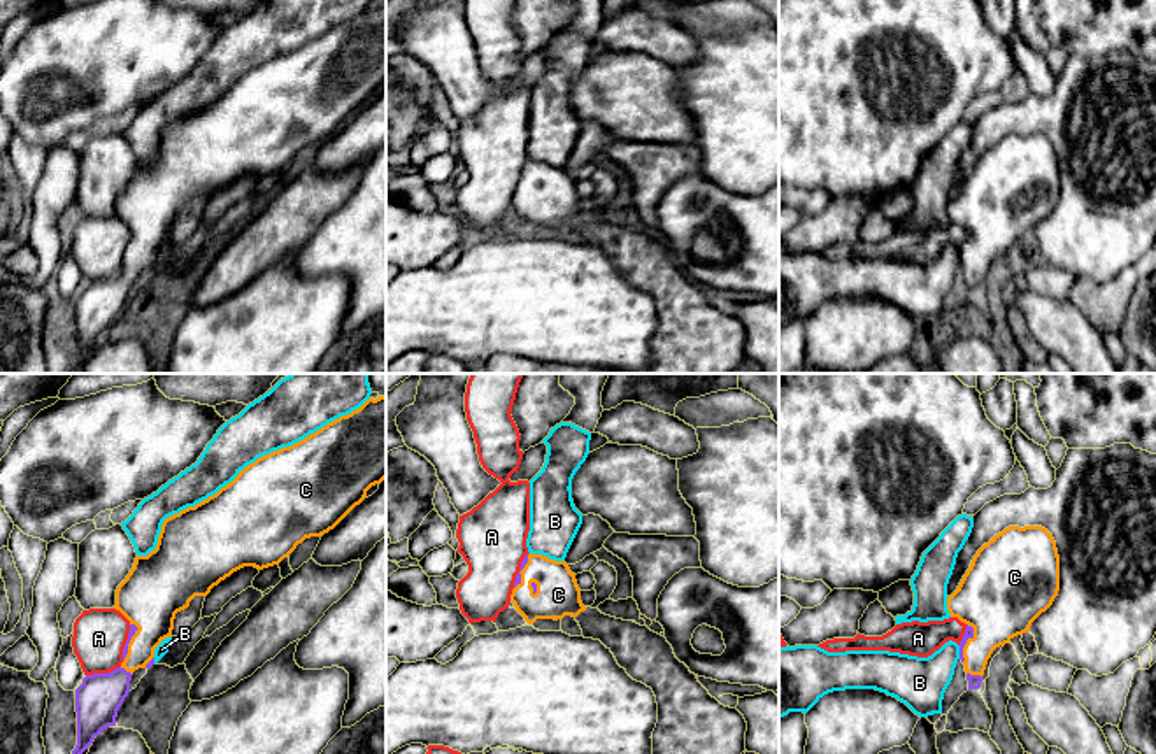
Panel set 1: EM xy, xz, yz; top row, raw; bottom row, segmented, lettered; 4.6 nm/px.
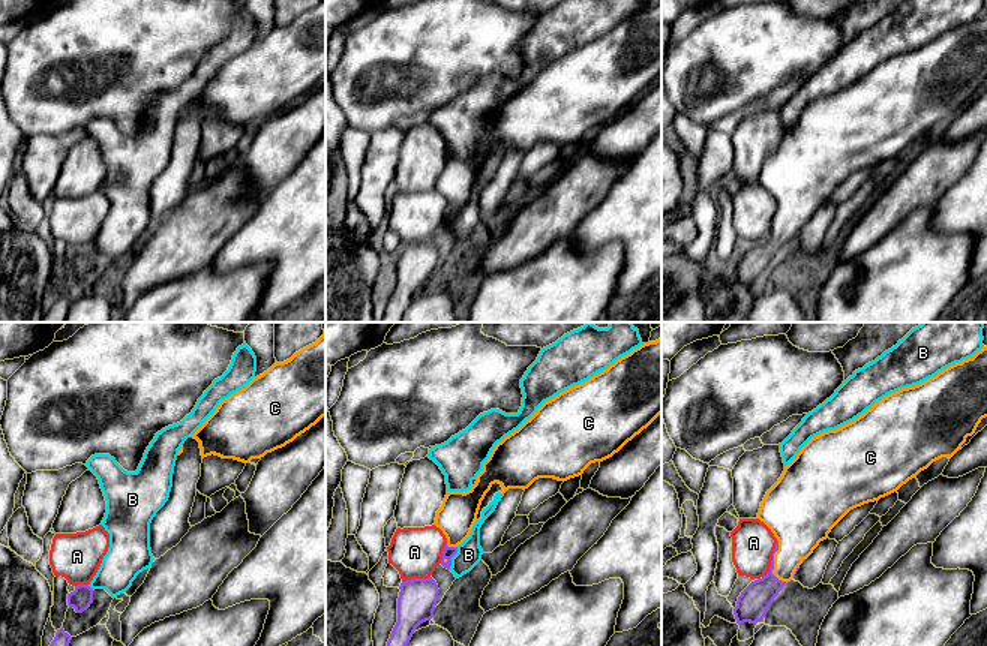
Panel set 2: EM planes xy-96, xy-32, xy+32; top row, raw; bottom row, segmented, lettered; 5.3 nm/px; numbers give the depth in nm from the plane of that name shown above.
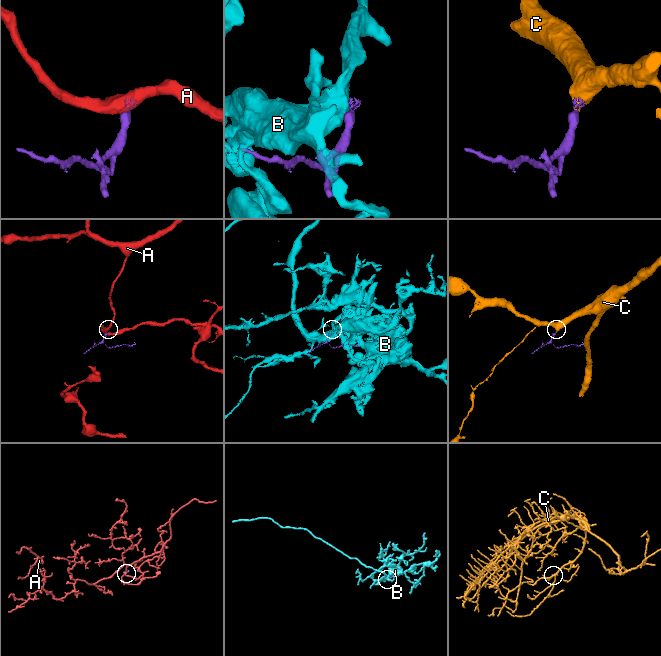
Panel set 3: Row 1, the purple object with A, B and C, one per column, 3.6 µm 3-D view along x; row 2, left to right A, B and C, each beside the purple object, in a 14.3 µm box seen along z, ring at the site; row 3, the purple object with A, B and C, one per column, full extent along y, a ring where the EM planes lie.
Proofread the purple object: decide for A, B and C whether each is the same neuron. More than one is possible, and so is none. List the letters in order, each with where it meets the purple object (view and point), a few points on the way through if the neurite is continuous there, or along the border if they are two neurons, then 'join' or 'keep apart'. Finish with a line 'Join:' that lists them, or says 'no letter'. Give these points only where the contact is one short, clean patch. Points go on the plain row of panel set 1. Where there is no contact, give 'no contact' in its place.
A: meets purple in xy at (102, 281); border along xy (120, 272), (107, 279), (86, 283); keep apart
B: meets purple in yz at (960, 260); border along yz (958, 253), (960, 265); keep apart
C: meets purple in yz at (965, 249); runs through yz (969, 241), (965, 249), (993, 221), (1000, 207); join
Join: C

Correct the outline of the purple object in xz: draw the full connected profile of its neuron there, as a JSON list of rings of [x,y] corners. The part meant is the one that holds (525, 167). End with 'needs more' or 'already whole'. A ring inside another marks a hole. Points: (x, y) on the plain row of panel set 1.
[[[532,160],[521,168],[510,209],[528,231],[537,226],[577,224],[588,216],[568,172]]]; needs more

